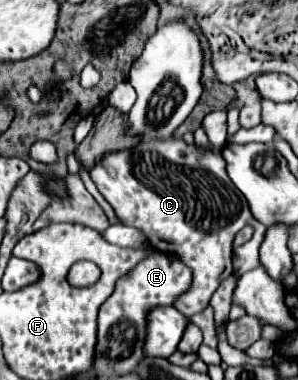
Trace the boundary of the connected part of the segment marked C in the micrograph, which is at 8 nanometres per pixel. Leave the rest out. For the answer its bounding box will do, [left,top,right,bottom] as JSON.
[91,137,265,317]

